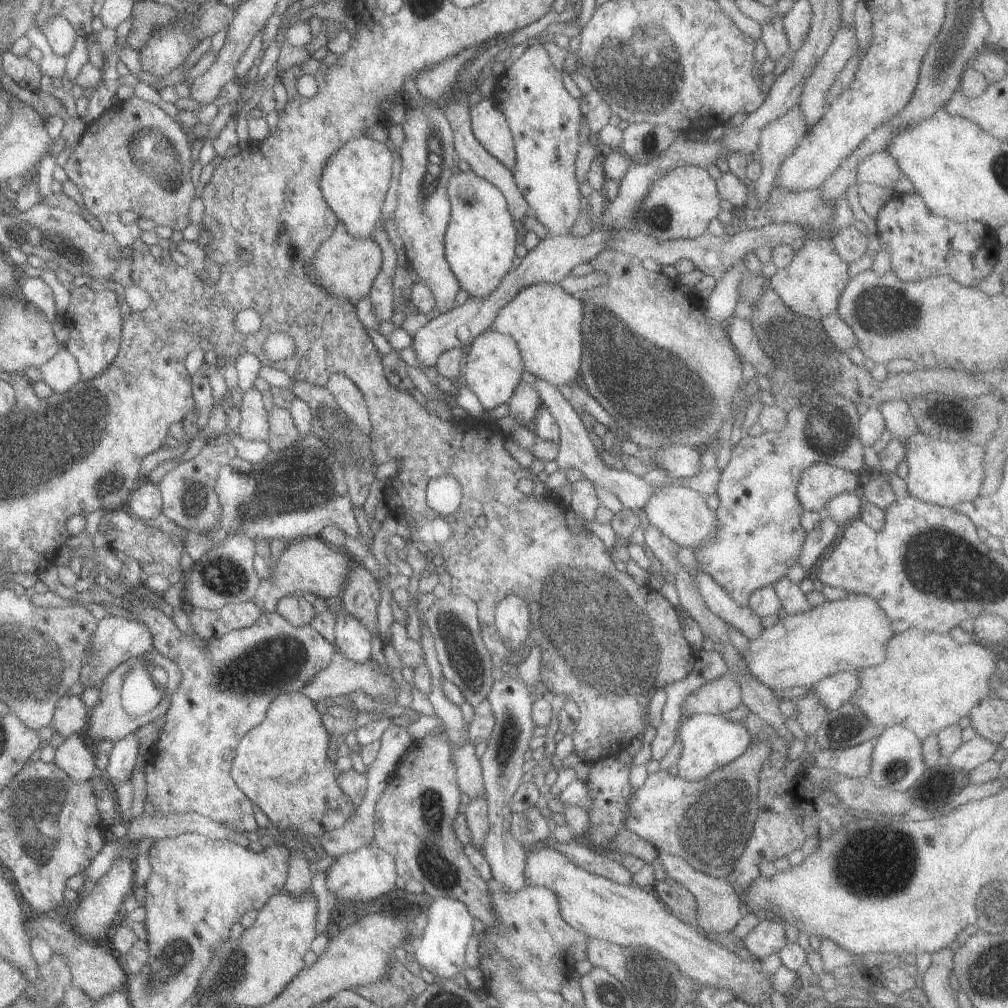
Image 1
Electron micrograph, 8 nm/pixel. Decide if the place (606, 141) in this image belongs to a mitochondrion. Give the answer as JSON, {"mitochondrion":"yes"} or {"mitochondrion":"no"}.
{"mitochondrion":"no"}

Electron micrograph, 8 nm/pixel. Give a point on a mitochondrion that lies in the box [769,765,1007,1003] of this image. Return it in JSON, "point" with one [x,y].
{"point":[886,863]}

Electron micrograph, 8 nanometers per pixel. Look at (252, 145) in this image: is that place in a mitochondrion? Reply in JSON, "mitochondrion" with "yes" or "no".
{"mitochondrion":"no"}

